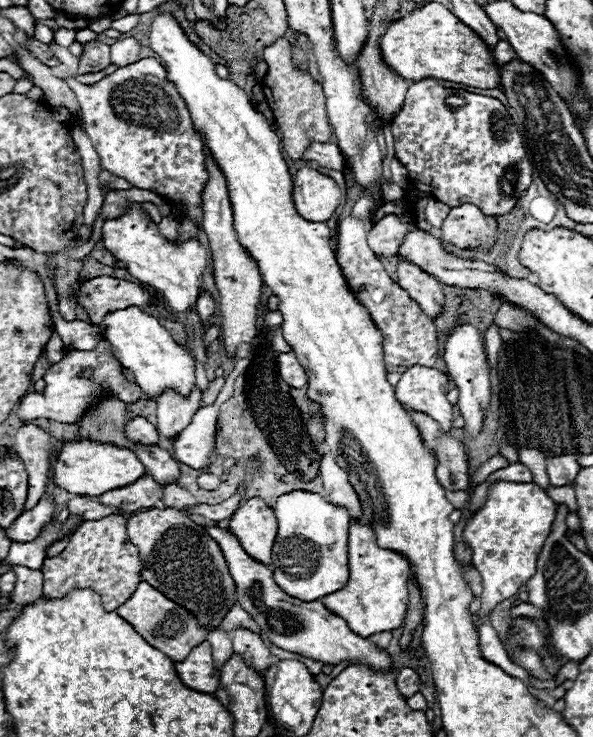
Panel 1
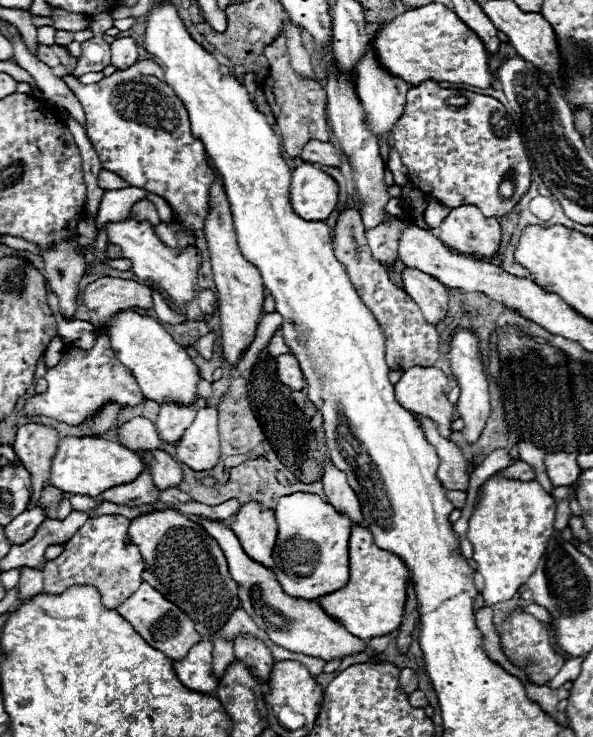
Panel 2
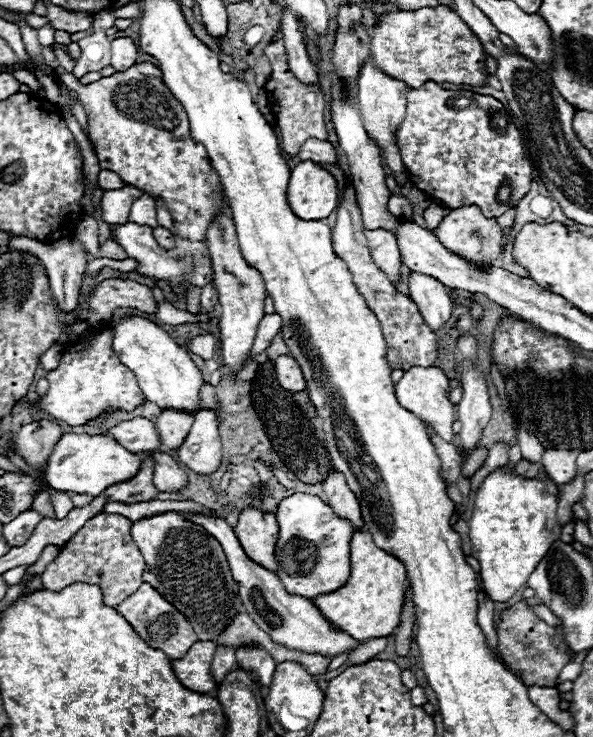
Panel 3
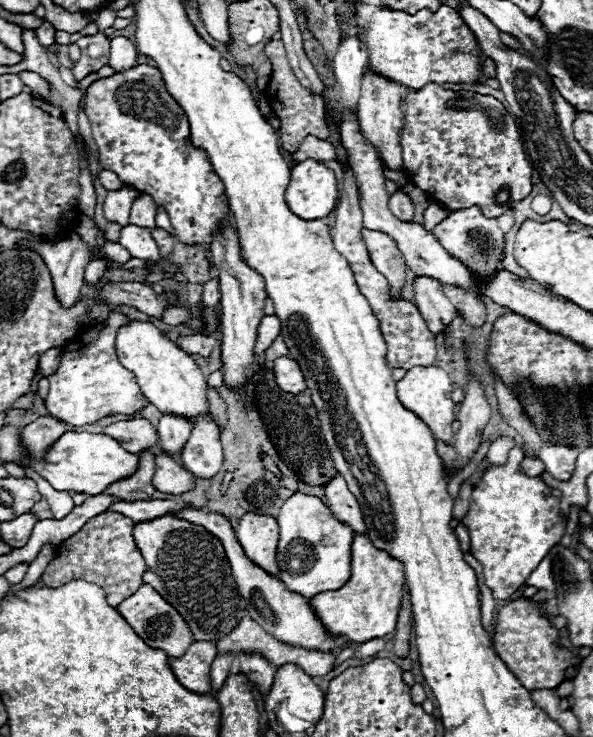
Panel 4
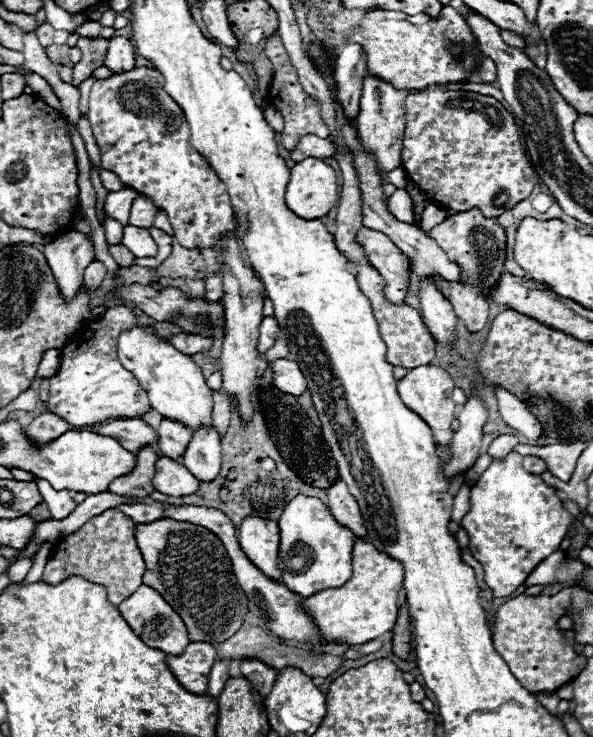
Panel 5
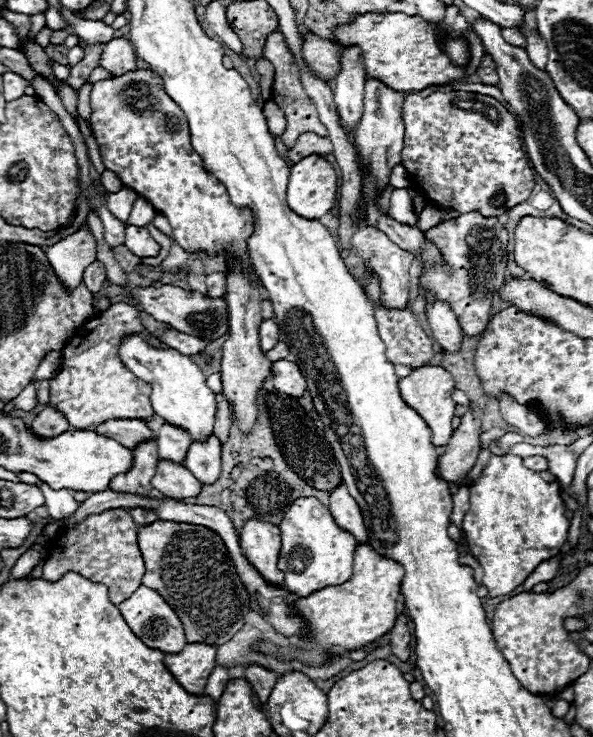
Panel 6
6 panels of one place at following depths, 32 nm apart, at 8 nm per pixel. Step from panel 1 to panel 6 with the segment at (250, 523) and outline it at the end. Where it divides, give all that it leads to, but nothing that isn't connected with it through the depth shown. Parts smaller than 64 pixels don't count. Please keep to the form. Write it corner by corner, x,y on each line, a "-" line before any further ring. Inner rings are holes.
246,520
238,540
250,564
254,564
266,580
282,586
284,574
276,566
280,556
280,528
264,520

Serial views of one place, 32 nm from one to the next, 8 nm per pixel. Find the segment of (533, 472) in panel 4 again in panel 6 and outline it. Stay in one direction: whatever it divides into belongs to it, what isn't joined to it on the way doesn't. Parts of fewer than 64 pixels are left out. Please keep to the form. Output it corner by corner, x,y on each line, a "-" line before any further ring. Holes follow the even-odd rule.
528,456
528,458
524,458
524,466
530,468
532,472
548,470
548,462
546,462
546,458
542,458
542,456

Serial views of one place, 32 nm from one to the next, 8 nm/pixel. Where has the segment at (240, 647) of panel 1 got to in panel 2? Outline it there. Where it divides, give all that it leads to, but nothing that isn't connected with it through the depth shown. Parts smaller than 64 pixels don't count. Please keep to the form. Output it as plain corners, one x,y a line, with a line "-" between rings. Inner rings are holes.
236,636
234,640
234,654
264,682
268,680
270,668
272,668
272,654
264,646
262,640
256,636

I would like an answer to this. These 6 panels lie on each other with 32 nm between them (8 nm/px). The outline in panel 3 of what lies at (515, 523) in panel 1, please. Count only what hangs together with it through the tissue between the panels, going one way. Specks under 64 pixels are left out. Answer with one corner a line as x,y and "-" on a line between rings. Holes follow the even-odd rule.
510,448
510,464
494,470
478,488
472,516
468,520
468,538
472,542
472,556
480,564
484,590
492,602
510,600
536,570
550,544
560,538
556,520
558,500
548,494
538,478
524,480
510,474
516,462
522,460
520,448

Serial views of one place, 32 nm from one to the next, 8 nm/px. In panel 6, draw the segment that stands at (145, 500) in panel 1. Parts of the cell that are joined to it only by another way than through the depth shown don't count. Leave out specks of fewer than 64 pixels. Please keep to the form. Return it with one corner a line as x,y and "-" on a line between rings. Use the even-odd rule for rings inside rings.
156,440
144,442
132,452
134,452
134,468
130,468
130,472
126,472
126,476
116,476
110,482
110,490
148,496
152,490
150,480
154,478
154,470
158,464

